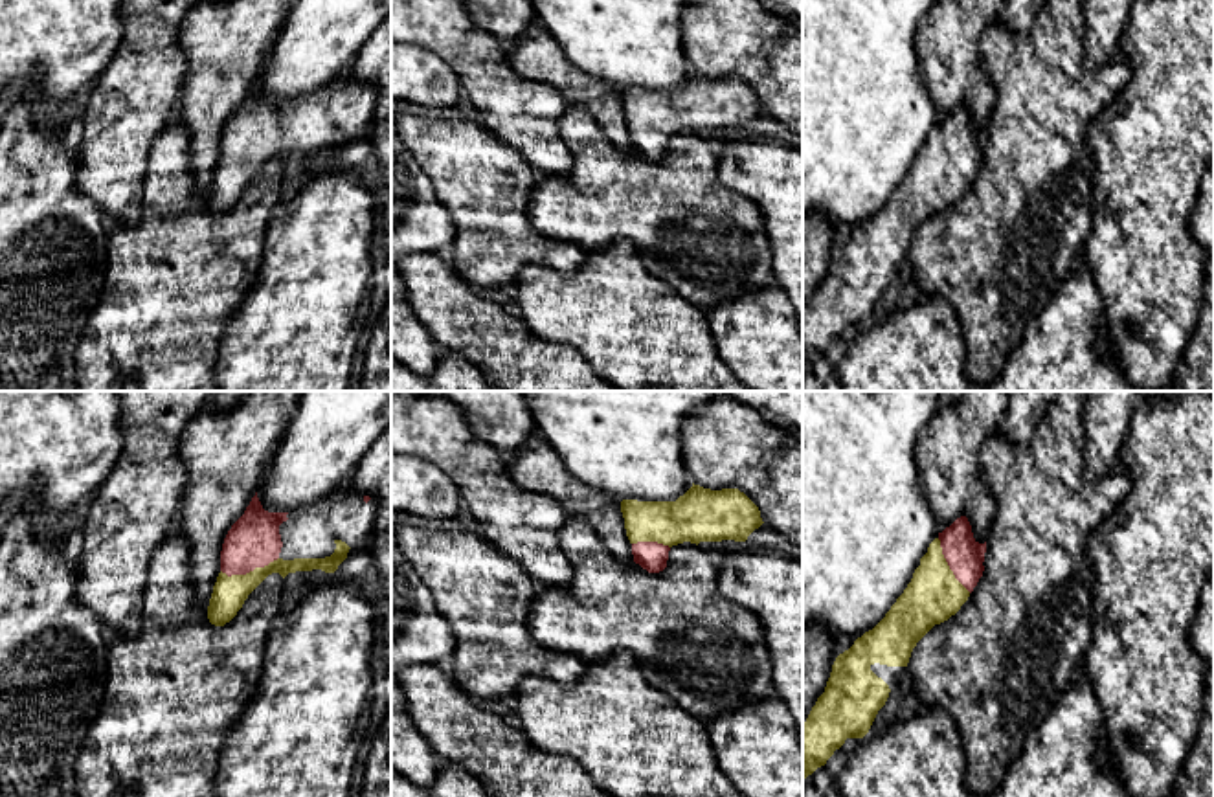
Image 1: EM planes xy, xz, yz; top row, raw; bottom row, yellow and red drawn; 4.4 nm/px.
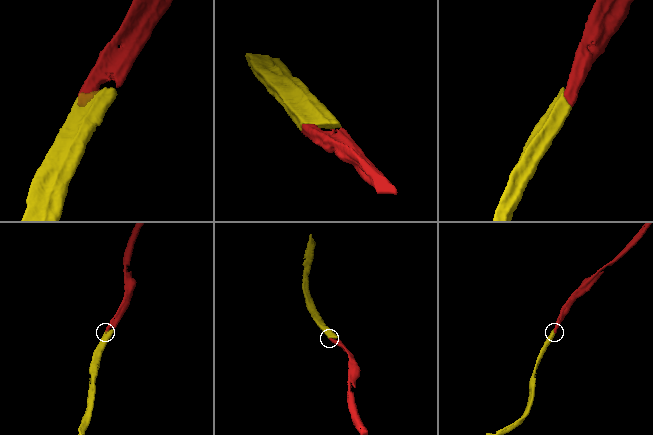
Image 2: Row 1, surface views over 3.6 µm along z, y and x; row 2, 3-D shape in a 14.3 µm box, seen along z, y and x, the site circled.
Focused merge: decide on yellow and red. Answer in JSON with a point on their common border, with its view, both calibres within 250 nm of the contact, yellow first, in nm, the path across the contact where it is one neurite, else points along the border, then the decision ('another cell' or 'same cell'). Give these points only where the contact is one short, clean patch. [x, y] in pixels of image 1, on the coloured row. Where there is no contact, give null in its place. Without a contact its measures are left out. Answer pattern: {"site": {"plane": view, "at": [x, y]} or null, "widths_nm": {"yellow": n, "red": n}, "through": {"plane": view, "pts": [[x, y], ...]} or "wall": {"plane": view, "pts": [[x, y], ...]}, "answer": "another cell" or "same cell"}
{"site": {"plane": "xy", "at": [250, 572]}, "widths_nm": {"yellow": 150, "red": 240}, "through": {"plane": "xy", "pts": [[228, 595], [250, 572], [250, 548], [254, 540]]}, "answer": "same cell"}

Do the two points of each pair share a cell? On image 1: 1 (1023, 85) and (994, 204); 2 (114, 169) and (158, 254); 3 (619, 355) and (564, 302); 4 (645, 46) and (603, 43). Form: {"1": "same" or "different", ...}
{"1": "same", "2": "different", "3": "same", "4": "same"}

